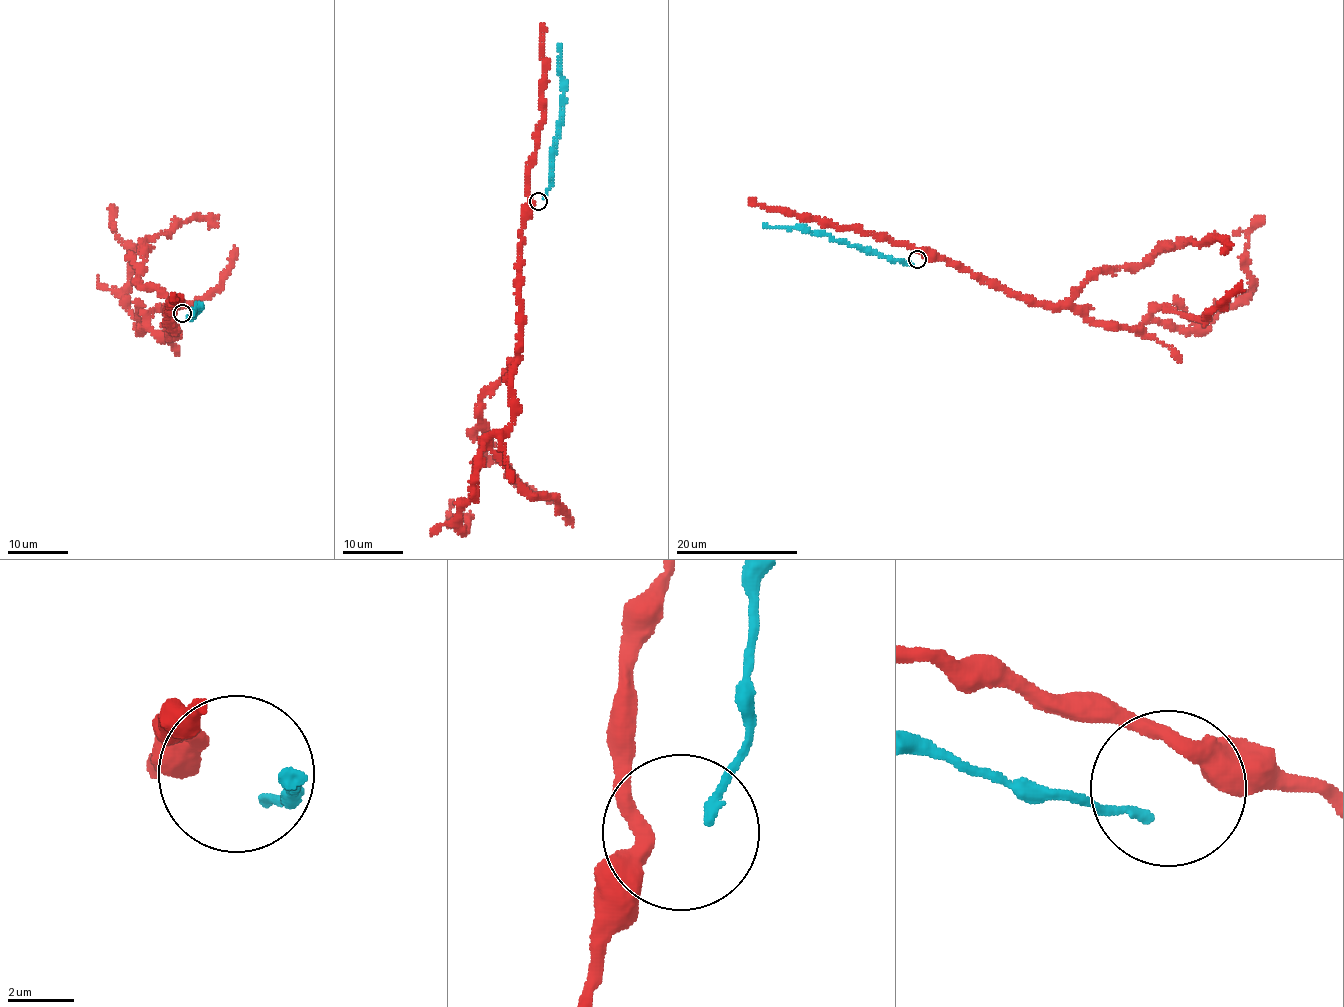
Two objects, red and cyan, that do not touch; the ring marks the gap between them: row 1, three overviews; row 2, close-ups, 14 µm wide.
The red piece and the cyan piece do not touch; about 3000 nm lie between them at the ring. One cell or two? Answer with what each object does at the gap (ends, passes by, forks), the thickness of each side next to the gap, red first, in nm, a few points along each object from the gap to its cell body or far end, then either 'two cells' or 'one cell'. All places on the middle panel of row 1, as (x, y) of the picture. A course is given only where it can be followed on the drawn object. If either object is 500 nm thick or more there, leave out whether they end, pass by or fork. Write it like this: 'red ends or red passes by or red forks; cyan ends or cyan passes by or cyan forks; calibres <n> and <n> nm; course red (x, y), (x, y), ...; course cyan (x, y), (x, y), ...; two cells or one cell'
red passes by; cyan ends; calibres 440 and 280 nm; course red (534, 203), (512, 420), (485, 443), (462, 533), (457, 517), (449, 525); course cyan (542, 199), (550, 184), (551, 152), (557, 140), (563, 101), (558, 44); two cells

